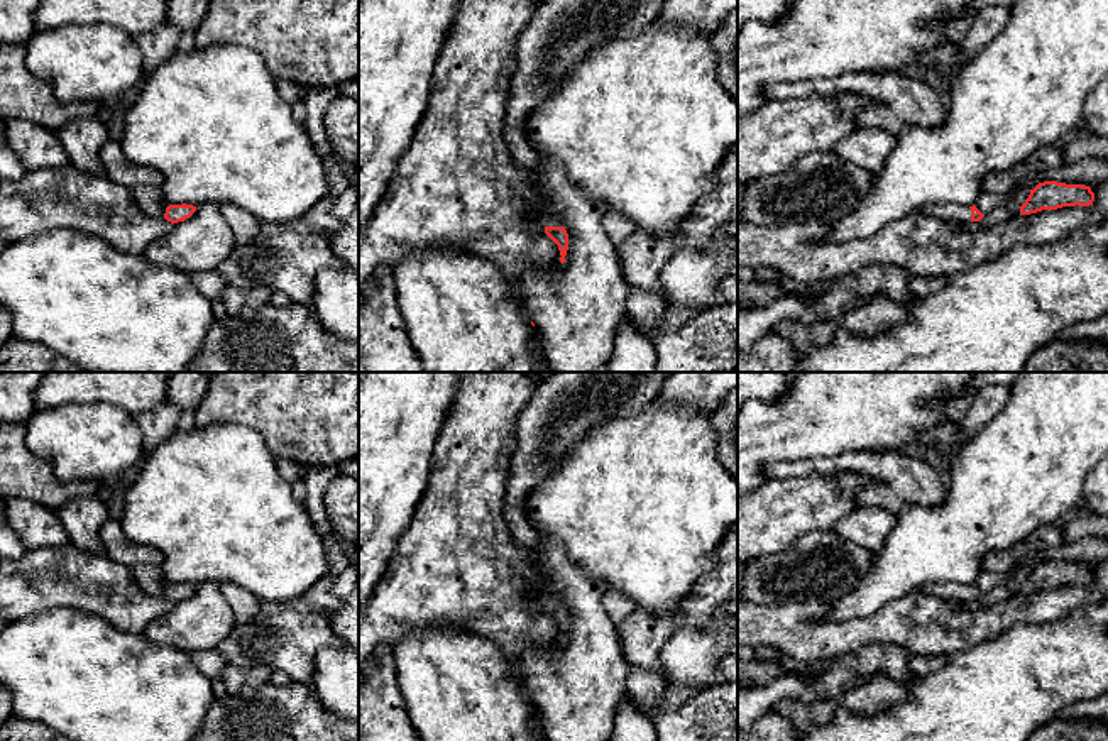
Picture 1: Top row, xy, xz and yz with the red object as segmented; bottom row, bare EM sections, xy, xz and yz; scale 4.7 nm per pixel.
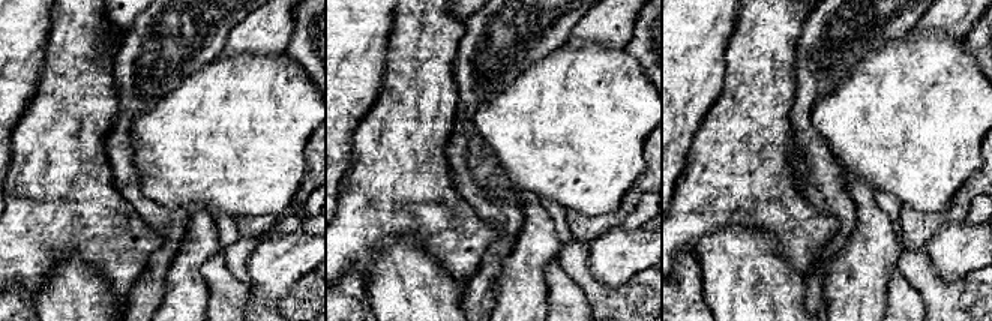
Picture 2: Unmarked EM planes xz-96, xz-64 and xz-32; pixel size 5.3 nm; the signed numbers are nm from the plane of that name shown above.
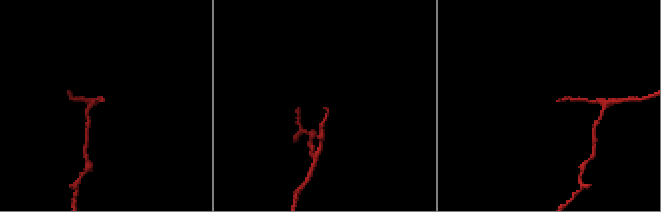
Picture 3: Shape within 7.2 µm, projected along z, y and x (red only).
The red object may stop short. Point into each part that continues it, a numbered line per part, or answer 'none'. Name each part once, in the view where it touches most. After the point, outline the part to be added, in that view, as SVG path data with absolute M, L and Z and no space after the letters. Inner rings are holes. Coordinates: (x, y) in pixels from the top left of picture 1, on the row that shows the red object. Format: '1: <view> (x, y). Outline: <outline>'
1: xz (560, 34). Outline: M545 0L535 8L516 46L504 137L533 184L540 225L562 227L540 183L538 152L528 144L529 115L599 46L636 34L658 19L666 0Z

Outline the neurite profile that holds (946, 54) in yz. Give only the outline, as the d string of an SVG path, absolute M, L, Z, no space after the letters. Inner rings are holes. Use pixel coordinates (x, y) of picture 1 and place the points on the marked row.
M946 42L922 51L915 59L915 66L924 73L932 66L947 66L952 73L957 73L961 69L959 49L954 42Z

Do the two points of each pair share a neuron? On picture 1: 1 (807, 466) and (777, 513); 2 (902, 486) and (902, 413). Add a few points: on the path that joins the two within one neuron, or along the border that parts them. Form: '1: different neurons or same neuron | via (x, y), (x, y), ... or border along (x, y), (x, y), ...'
1: different neurons | border along (839, 472), (809, 472), (804, 476), (767, 479)
2: different neurons | border along (863, 449), (905, 452)

